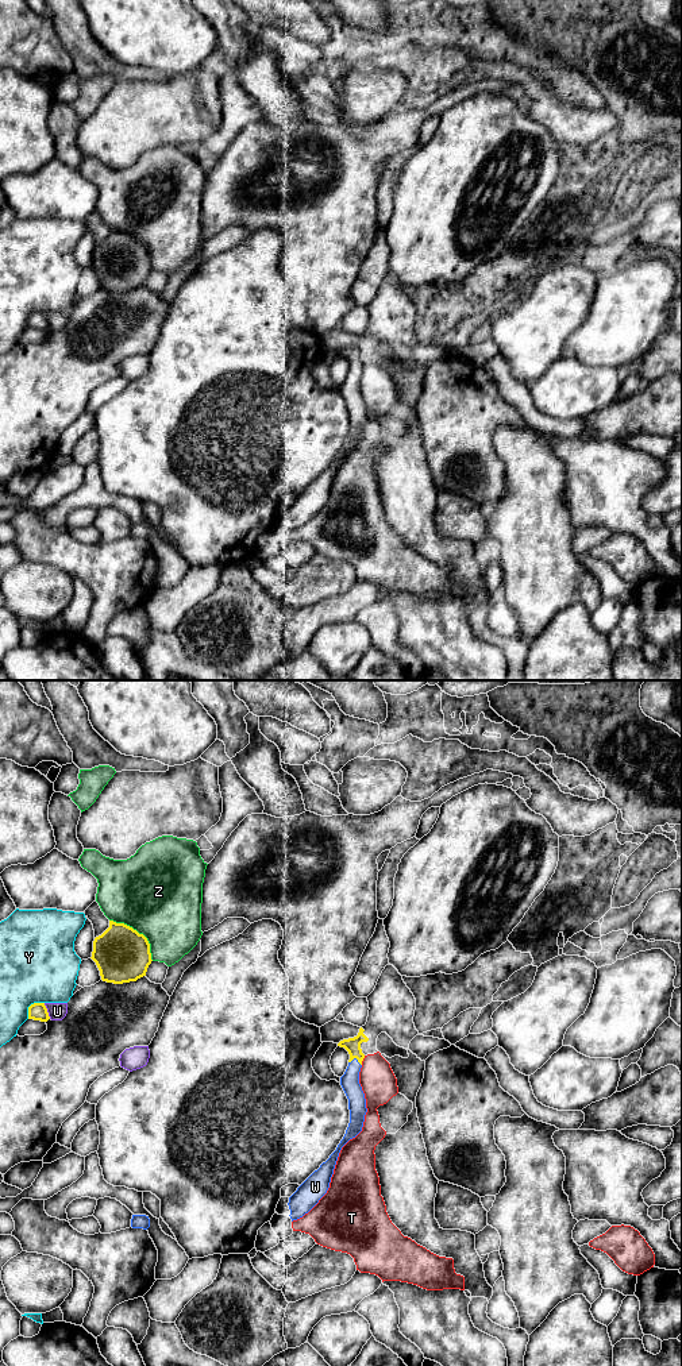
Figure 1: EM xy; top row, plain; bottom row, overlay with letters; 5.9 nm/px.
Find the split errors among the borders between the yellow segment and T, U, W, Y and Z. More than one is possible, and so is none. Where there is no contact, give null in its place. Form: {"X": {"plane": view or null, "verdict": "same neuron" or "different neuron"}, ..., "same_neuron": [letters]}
{"T": {"plane": "xy", "verdict": "different neuron"}, "U": {"plane": "xy", "verdict": "different neuron"}, "W": {"plane": "xy", "verdict": "same neuron"}, "Y": {"plane": "xy", "verdict": "different neuron"}, "Z": {"plane": "xy", "verdict": "different neuron"}, "same_neuron": ["W"]}

